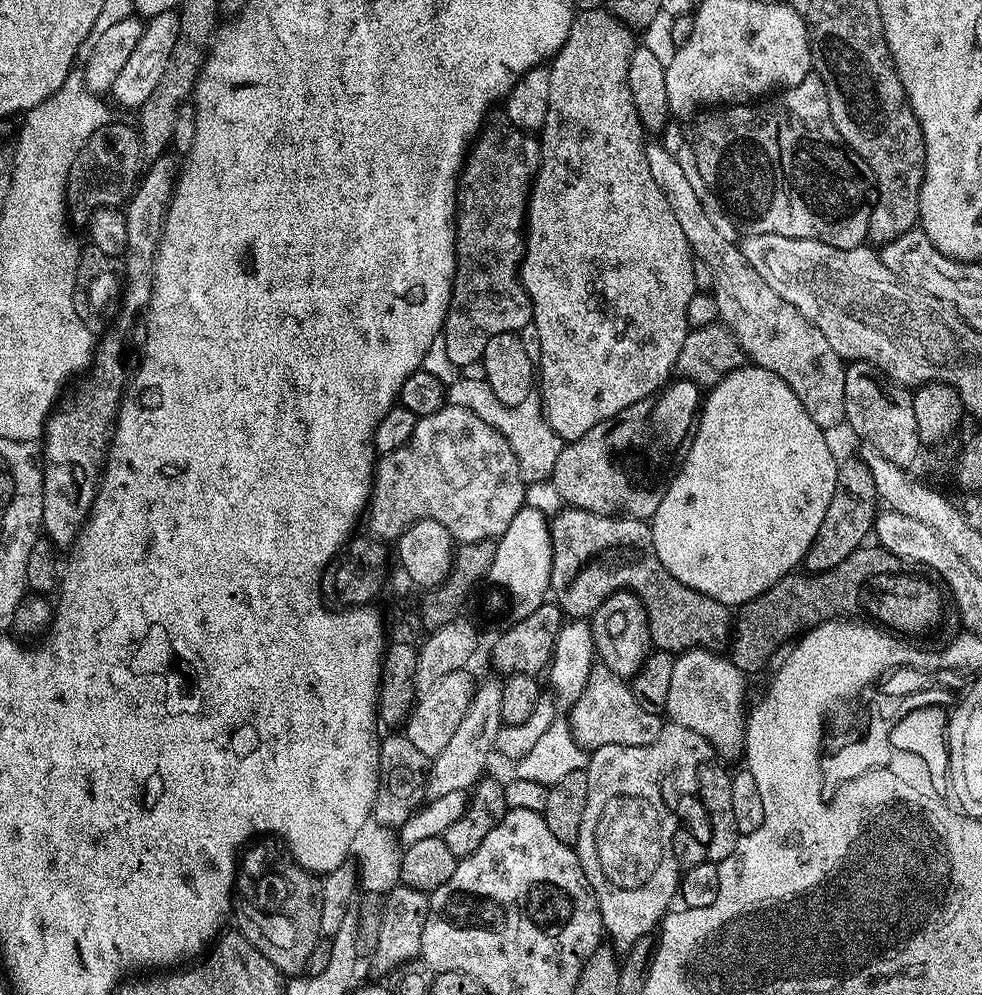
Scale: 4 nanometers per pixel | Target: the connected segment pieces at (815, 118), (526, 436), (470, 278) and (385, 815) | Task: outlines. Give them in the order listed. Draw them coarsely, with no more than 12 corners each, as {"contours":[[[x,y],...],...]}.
{"contours":[[[819,76],[686,139],[741,233],[868,240],[876,183]],[[477,376],[449,403],[499,430],[527,483],[551,477],[564,442],[530,394],[506,405]],[[501,122],[456,186],[444,319],[464,368],[532,322],[520,284],[540,141]],[[407,735],[380,741],[371,819],[398,830],[425,803],[430,757]]]}

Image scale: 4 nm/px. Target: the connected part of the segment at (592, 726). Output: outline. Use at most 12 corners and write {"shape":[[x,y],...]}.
{"shape":[[593,663],[566,716],[576,745],[646,746],[662,727]]}

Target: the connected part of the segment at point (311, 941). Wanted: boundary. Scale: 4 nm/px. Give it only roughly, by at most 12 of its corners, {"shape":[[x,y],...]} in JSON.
{"shape":[[245,855],[234,924],[285,977],[322,940],[320,880]]}

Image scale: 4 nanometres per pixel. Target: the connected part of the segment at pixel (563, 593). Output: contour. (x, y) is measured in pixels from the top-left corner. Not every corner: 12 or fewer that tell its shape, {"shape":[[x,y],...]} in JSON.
{"shape":[[555,513],[550,592],[591,618],[615,592],[653,649],[720,650],[733,609],[662,566],[645,521]]}

